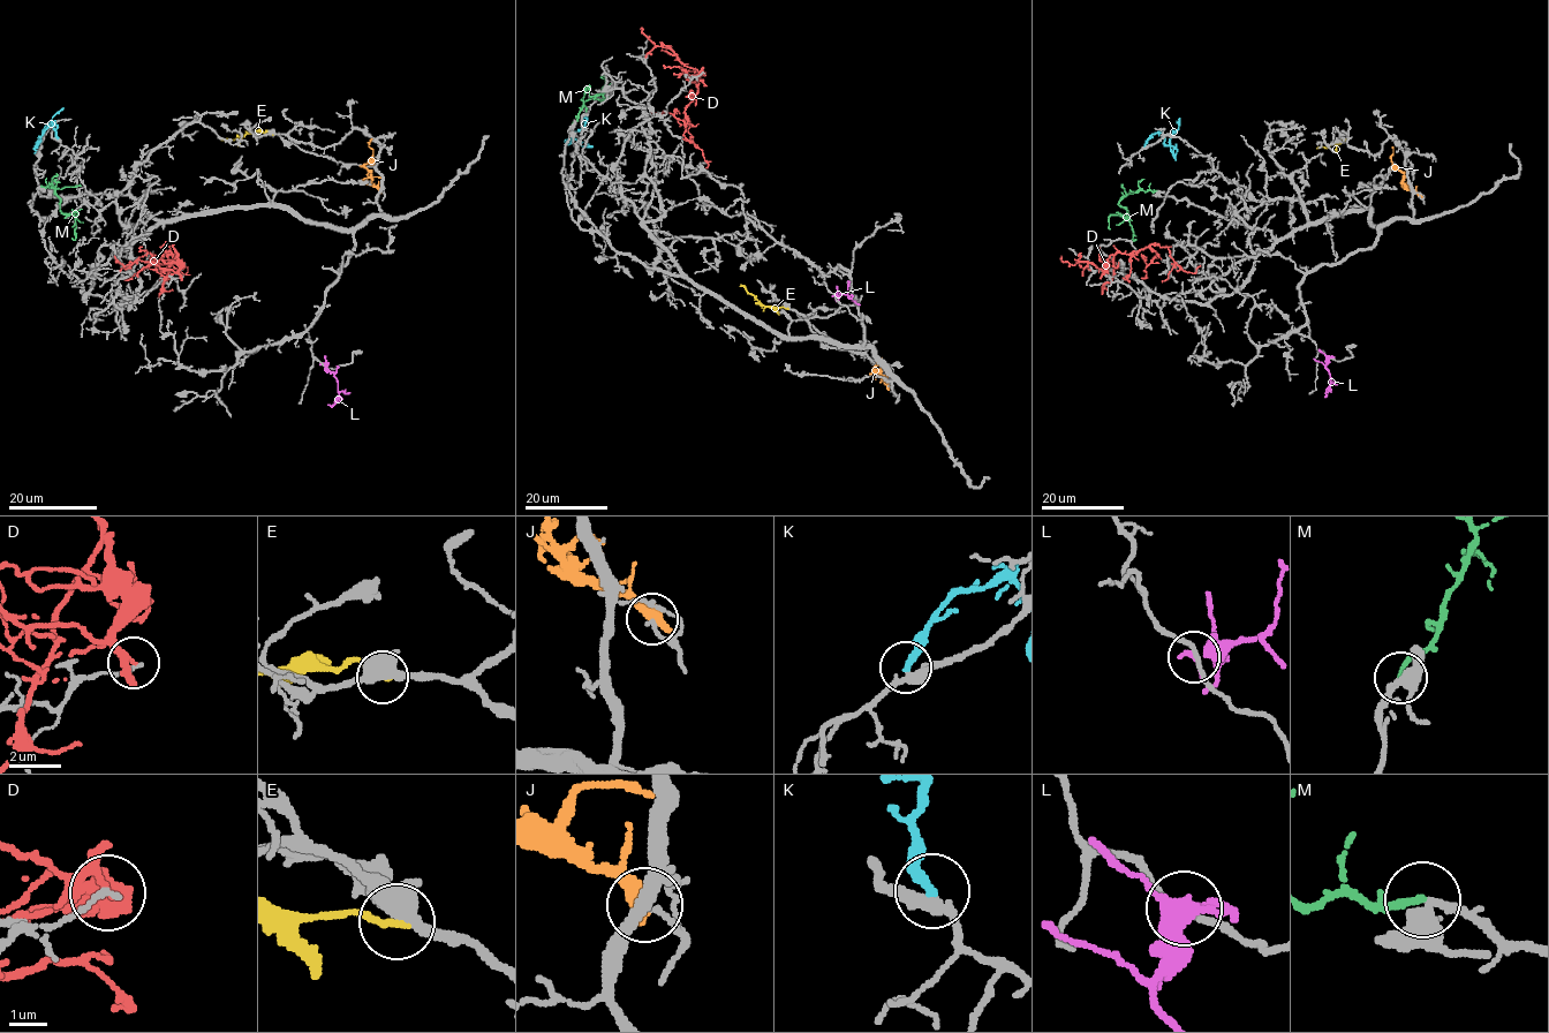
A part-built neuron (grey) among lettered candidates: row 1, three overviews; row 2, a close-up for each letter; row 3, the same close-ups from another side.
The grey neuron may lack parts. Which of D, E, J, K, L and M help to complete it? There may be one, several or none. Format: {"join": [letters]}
{"join": ["M"]}

